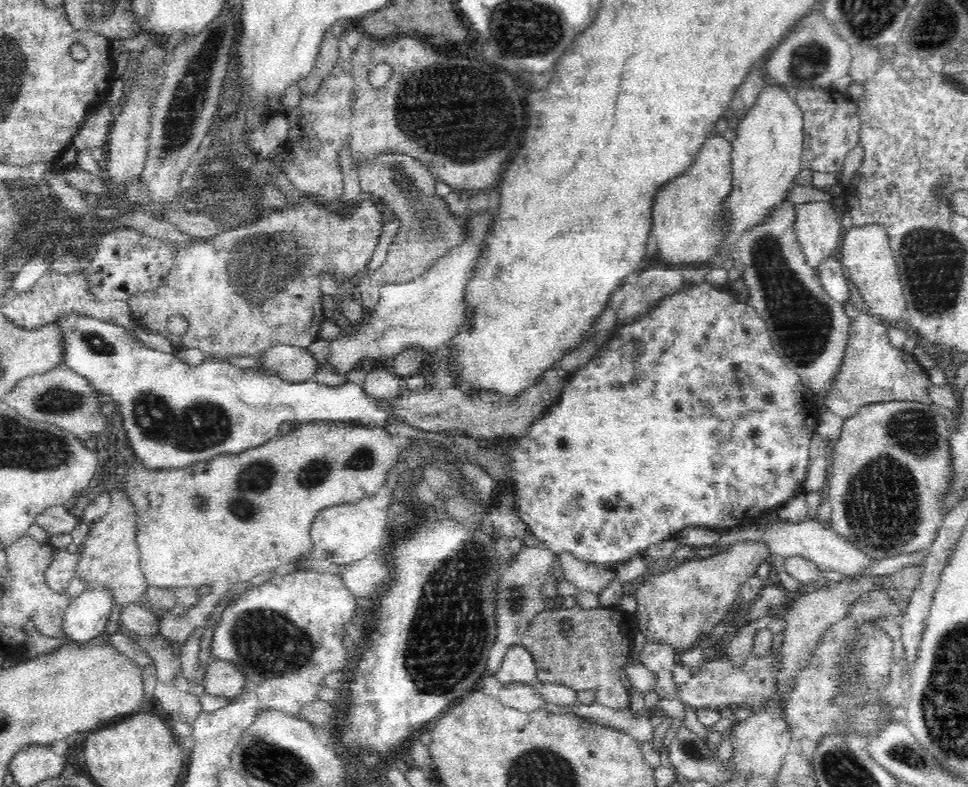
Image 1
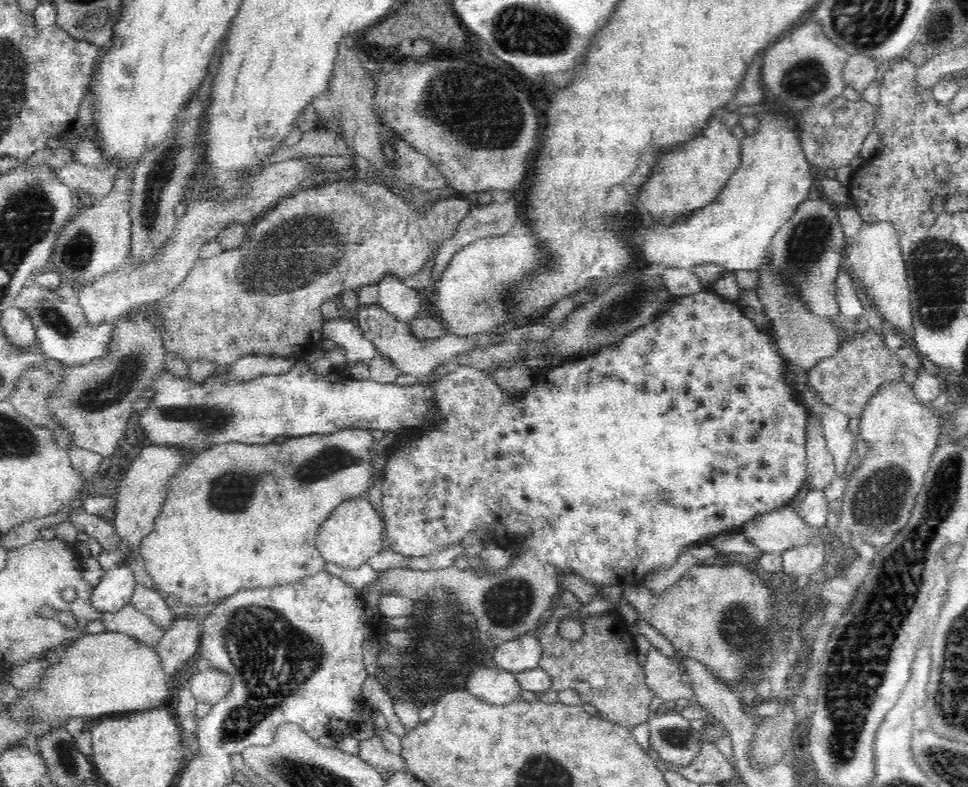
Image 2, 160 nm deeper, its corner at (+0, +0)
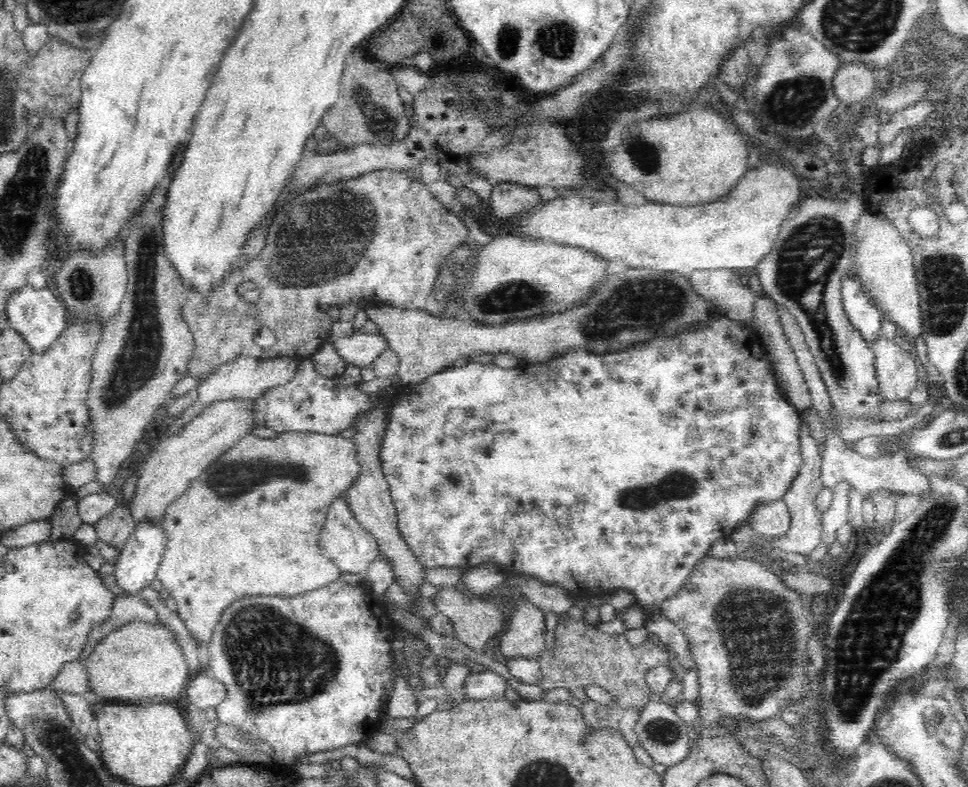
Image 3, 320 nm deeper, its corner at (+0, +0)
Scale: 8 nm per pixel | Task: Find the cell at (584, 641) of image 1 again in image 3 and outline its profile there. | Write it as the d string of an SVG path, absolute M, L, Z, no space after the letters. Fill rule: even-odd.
M567 613L556 619L554 646L543 651L538 658L542 669L540 686L545 692L554 688L566 688L572 697L582 701L582 712L588 725L614 727L631 747L638 744L636 724L642 717L643 709L652 702L653 690L648 686L646 674L657 664L668 663L672 655L665 646L655 639L642 645L632 645L624 634L607 634L600 629L600 623L588 624L576 620ZM596 685L610 695L612 702L600 704L588 698L585 688Z

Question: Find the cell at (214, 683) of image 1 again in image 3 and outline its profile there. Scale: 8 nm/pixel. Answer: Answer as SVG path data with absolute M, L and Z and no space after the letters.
M201 670L192 675L184 690L182 703L191 703L200 709L216 708L227 700L228 689L224 683Z

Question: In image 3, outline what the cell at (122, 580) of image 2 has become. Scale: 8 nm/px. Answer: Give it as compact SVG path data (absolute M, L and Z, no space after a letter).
M140 522L117 556L113 575L126 597L138 595L156 578L165 535L159 524Z

